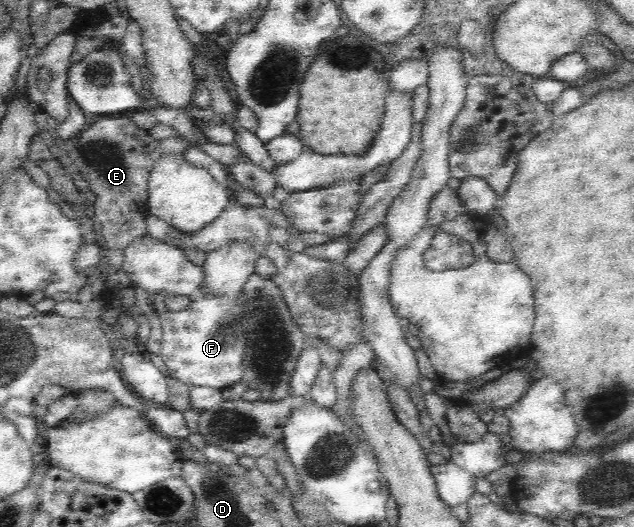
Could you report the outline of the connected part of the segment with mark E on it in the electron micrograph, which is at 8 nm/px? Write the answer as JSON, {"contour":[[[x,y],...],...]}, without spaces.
{"contour":[[[119,116],[100,118],[87,130],[81,130],[75,136],[75,148],[69,150],[70,161],[75,162],[75,170],[83,177],[89,188],[97,195],[94,202],[94,230],[97,232],[96,244],[102,249],[117,249],[125,251],[135,238],[148,235],[146,219],[148,210],[148,179],[153,165],[165,151],[159,147],[160,140],[155,139],[148,130],[135,125],[133,119]]]}

